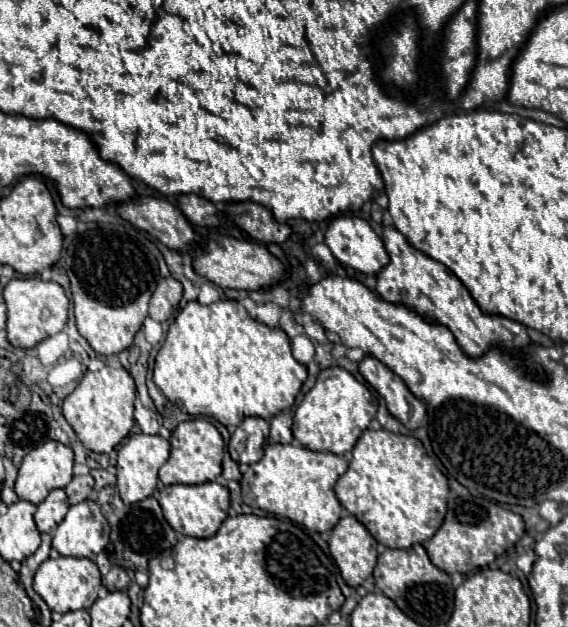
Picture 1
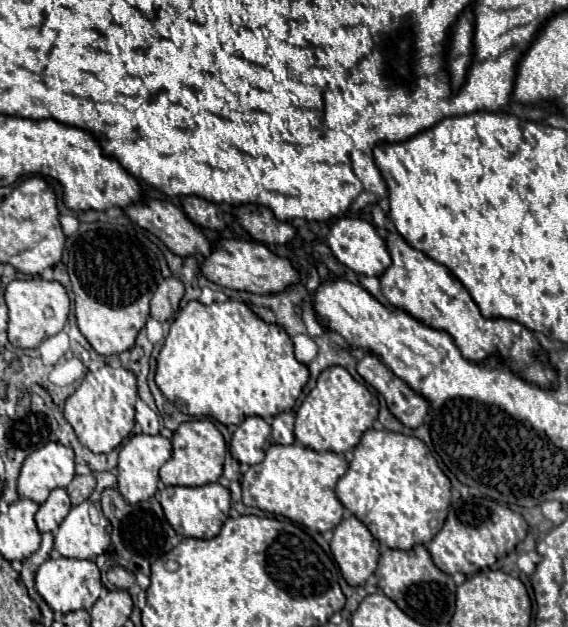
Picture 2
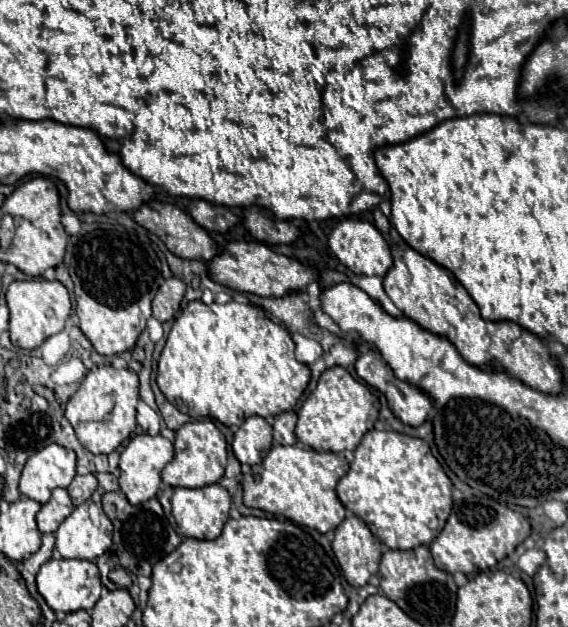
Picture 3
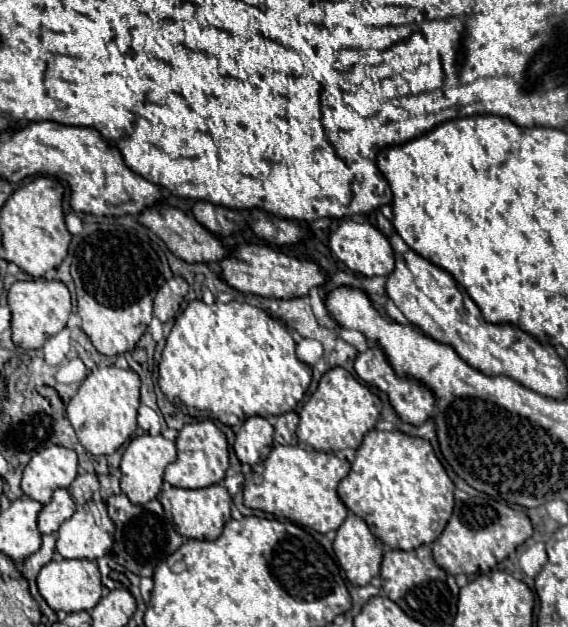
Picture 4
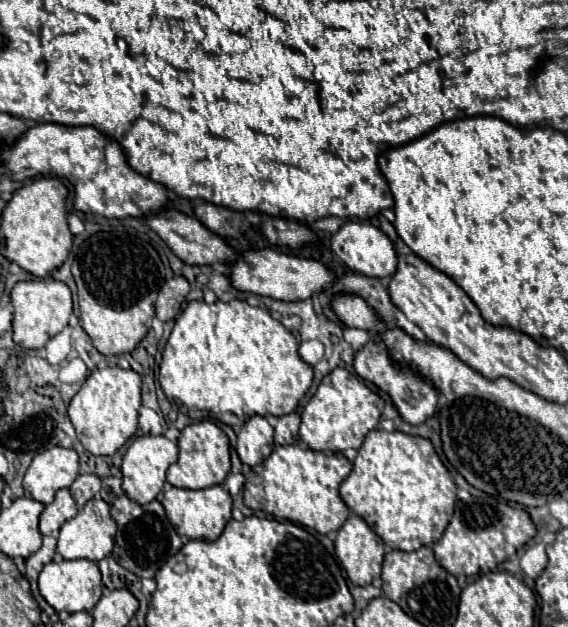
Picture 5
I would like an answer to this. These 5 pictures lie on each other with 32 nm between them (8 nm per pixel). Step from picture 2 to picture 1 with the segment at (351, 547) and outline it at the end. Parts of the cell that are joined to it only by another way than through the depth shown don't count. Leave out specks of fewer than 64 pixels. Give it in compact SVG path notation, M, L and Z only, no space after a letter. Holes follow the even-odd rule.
M344 516L332 528L328 548L348 586L360 586L376 566L378 542L354 518Z

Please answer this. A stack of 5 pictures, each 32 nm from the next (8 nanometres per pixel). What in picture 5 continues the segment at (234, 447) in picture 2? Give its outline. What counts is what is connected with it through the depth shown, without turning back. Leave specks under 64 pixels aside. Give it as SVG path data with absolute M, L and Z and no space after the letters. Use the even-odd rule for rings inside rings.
M252 416L238 432L236 452L242 464L256 466L268 458L274 448L274 428L262 416Z

